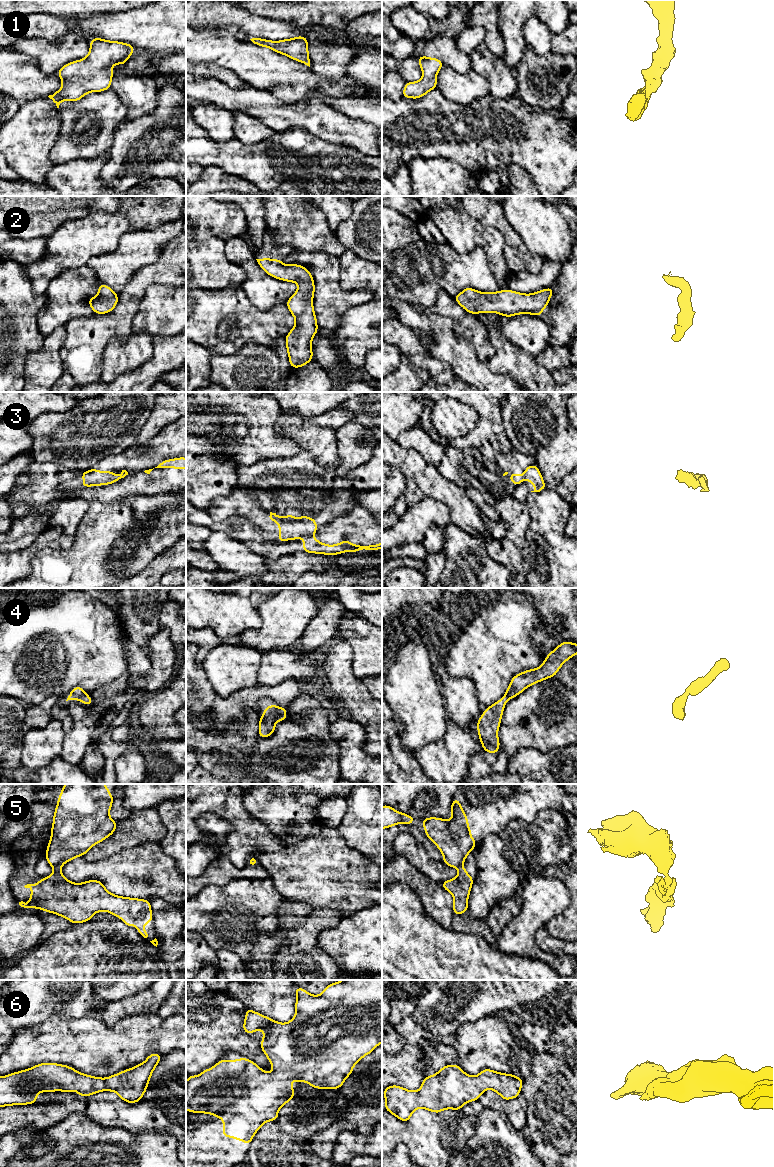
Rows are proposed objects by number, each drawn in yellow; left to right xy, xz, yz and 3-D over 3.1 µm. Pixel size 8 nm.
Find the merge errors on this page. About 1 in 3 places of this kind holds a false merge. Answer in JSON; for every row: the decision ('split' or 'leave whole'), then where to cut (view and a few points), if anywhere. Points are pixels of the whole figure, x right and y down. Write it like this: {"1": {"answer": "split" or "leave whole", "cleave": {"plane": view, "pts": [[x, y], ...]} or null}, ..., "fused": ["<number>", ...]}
{"1": {"answer": "leave whole", "cleave": null}, "2": {"answer": "leave whole", "cleave": null}, "3": {"answer": "split", "cleave": {"plane": "xz", "pts": [[313, 533], [305, 536]]}}, "4": {"answer": "leave whole", "cleave": null}, "5": {"answer": "split", "cleave": {"plane": "xy", "pts": [[60, 866], [55, 868]]}}, "6": {"answer": "leave whole", "cleave": null}, "fused": ["3", "5"]}

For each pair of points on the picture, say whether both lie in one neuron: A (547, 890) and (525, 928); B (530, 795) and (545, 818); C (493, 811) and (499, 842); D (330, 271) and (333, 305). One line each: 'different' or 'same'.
A: same
B: different
C: different
D: same

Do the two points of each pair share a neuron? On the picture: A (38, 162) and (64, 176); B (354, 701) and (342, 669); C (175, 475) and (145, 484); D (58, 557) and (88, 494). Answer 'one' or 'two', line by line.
A: two
B: one
C: one
D: two

